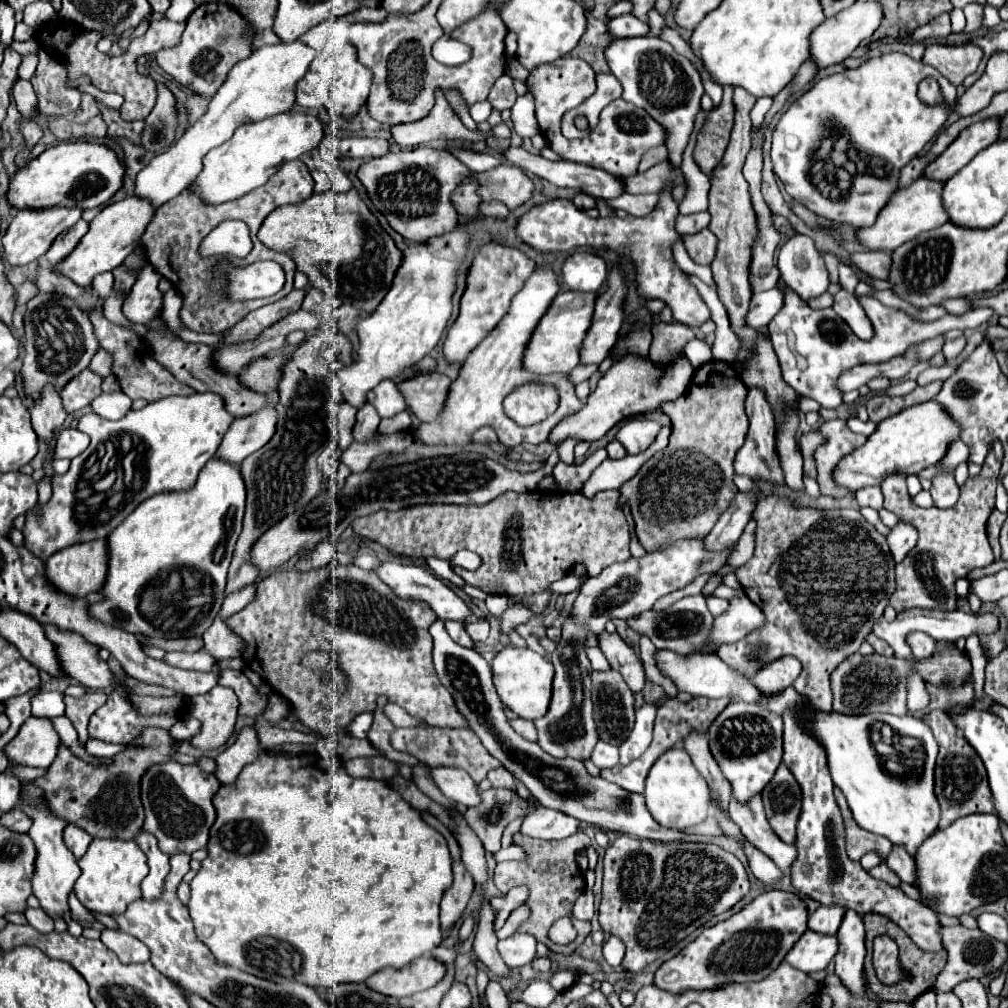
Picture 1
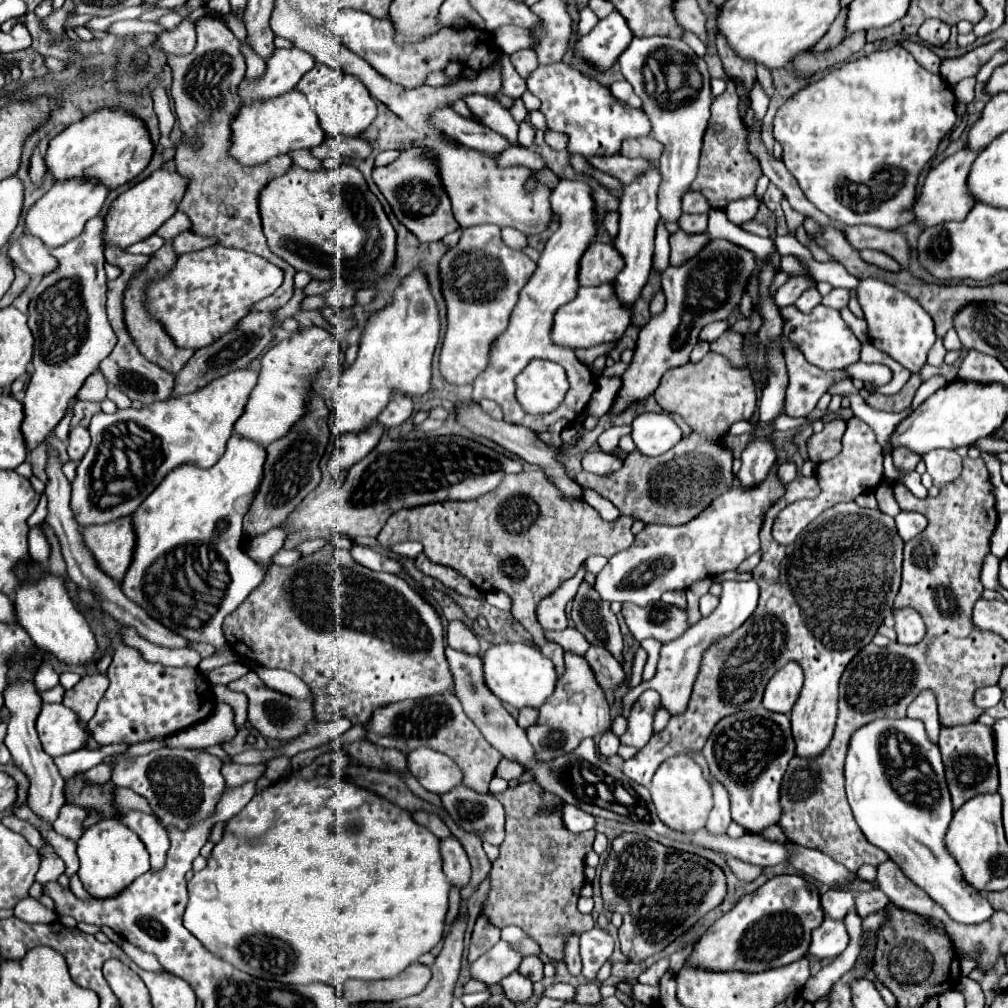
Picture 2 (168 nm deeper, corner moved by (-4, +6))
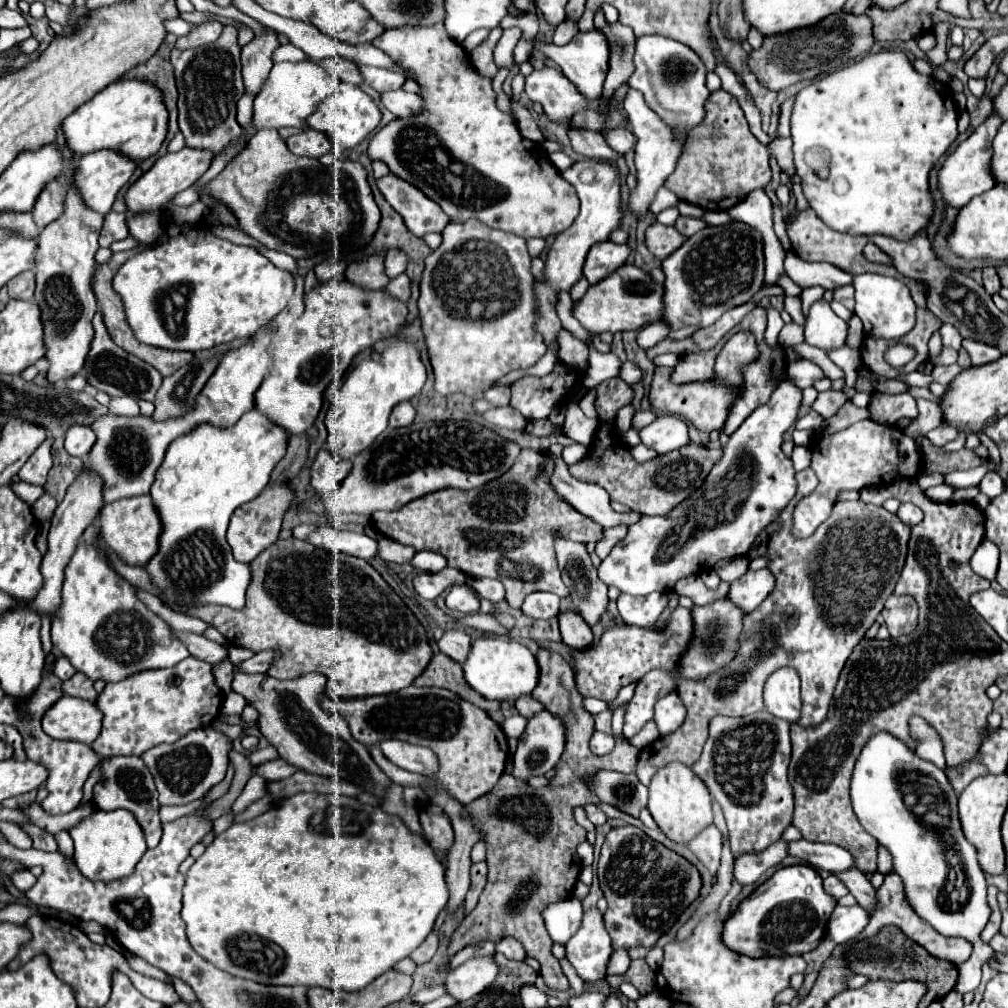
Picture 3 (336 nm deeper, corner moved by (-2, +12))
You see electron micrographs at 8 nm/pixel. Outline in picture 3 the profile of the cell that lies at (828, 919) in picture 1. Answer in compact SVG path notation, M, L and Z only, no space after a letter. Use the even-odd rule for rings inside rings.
M828 875L828 877L824 879L824 891L826 891L828 895L832 895L834 899L840 899L840 897L848 895L848 889L846 889L834 875Z

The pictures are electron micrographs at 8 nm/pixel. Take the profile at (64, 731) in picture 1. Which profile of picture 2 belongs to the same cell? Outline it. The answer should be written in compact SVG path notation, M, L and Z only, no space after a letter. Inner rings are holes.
M164 745L144 757L118 759L112 771L112 783L118 787L130 787L138 795L146 797L162 825L184 829L212 815L224 793L224 777L220 767L222 761L206 751Z

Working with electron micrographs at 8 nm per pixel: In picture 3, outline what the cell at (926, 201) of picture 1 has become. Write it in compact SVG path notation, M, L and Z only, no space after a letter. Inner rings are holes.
M1000 117L986 119L978 129L972 131L972 135L962 141L944 161L944 165L938 171L938 189L942 193L942 199L950 207L962 207L972 197L986 193L994 187L994 179L990 177L990 145L994 135L998 133L998 127L1002 125Z

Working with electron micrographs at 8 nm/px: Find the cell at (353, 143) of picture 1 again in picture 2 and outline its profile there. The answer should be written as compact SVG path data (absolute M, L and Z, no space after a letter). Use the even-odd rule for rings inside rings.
M326 137L322 145L312 149L312 155L316 159L342 159L342 157L368 157L372 147L362 137Z

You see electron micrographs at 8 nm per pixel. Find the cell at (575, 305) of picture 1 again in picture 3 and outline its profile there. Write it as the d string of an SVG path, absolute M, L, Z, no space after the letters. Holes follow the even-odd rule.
M622 265L606 279L590 285L582 299L574 301L572 315L580 321L580 325L592 333L618 333L628 329L638 329L648 321L658 321L662 315L662 285L656 285L650 275L636 265Z

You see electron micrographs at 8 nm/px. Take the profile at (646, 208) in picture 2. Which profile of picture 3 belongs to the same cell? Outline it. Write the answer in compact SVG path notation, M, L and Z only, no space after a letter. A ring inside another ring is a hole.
M628 89L626 99L624 99L624 109L628 113L628 119L632 123L632 133L636 135L636 153L634 153L634 165L636 165L636 187L630 191L628 197L628 209L636 219L642 219L650 213L650 205L658 193L658 189L664 185L668 175L674 171L676 161L680 157L682 145L678 141L670 141L670 129L666 129L666 123L646 105L642 93Z

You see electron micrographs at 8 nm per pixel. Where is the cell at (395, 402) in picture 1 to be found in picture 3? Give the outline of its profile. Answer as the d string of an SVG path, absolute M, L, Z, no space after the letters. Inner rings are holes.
M410 401L398 403L392 409L392 415L390 415L390 427L406 427L406 425L410 425L414 421L414 415L416 415L416 409L412 407Z

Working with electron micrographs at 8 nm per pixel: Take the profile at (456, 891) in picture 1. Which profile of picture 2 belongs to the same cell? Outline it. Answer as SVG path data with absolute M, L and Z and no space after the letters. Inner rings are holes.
M452 835L442 839L440 853L442 853L442 861L444 861L444 873L450 881L450 885L456 885L458 889L466 887L470 881L470 861L468 861L468 855L462 849L460 841Z

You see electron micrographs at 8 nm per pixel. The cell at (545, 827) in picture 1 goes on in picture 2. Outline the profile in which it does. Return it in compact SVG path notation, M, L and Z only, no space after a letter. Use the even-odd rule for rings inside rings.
M564 805L564 825L572 833L582 833L582 831L596 827L596 817L588 815L586 811L576 809L574 805Z

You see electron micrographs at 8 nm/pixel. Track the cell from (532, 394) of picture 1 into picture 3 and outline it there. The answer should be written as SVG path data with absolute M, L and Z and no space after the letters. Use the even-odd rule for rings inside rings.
M474 219L466 223L448 223L442 237L442 245L426 257L418 299L422 329L434 369L434 389L440 395L464 393L468 397L480 397L492 381L512 369L528 369L536 365L546 353L542 337L534 333L534 277L530 273L530 255L522 237L490 229Z

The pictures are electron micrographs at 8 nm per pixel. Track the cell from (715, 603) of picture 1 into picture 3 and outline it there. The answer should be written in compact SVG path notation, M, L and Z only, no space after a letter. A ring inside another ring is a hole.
M688 577L688 579L682 579L676 583L676 591L680 595L686 595L690 597L696 605L708 605L708 603L714 603L718 599L725 597L729 591L730 584L721 581L718 588L714 590L708 589L700 577Z

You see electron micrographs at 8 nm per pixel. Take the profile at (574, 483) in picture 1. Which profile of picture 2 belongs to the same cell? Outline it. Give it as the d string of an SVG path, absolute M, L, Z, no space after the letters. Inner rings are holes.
M626 425L626 427L610 427L598 437L598 445L600 445L602 451L612 451L612 449L618 447L620 437L624 437L624 435L630 435L630 425Z

